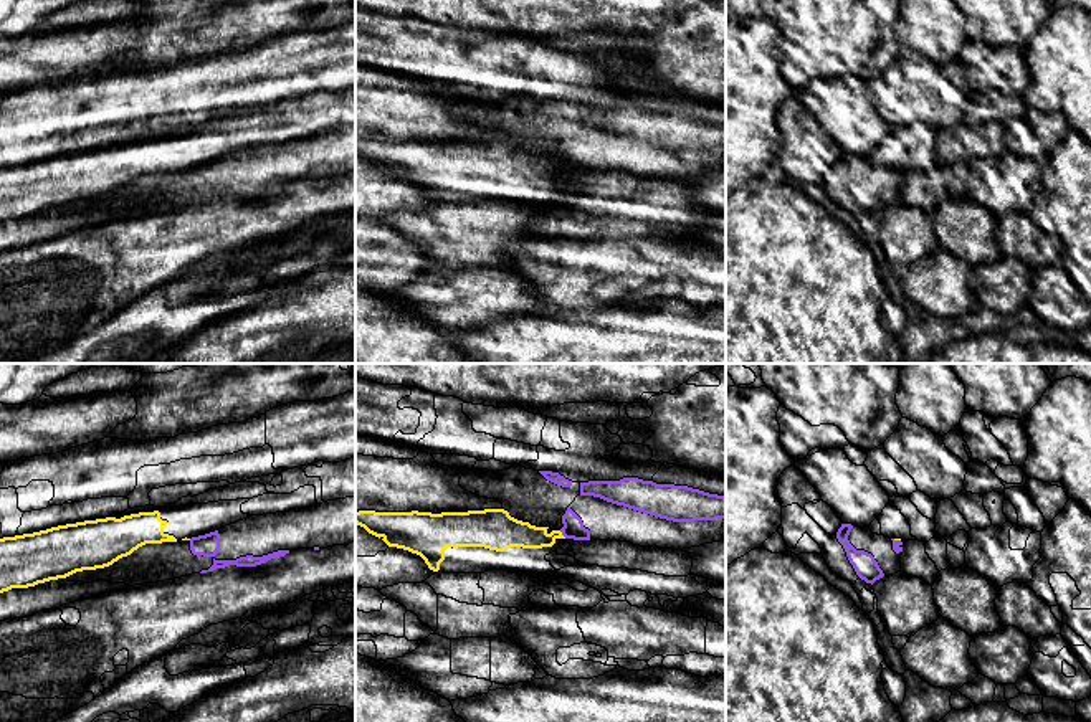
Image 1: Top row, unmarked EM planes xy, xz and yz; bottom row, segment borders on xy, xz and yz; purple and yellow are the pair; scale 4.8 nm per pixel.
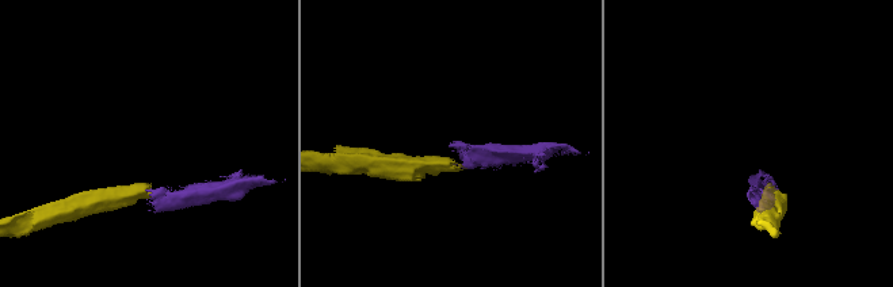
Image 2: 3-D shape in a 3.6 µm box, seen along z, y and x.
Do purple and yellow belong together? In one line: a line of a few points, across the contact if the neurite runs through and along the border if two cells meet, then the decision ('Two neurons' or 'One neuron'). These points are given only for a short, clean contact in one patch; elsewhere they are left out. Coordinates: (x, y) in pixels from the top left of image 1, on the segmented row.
Line: xz (559, 531), (566, 537). Two neurons

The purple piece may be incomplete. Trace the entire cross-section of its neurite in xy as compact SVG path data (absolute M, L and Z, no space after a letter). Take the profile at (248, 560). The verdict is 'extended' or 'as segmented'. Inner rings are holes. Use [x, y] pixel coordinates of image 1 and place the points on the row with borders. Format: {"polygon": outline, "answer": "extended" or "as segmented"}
{"polygon": "M345 497L299 511L251 515L190 540L145 544L109 567L76 572L66 578L134 587L230 565L256 567L291 550L319 550L352 542L355 542L355 497Z", "answer": "extended"}

